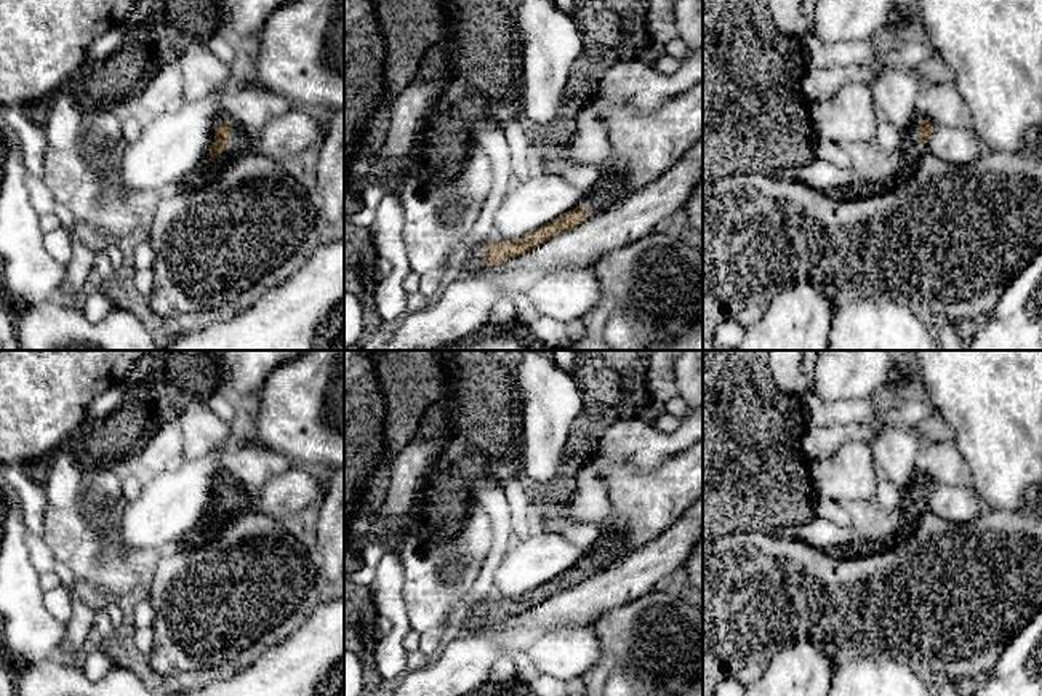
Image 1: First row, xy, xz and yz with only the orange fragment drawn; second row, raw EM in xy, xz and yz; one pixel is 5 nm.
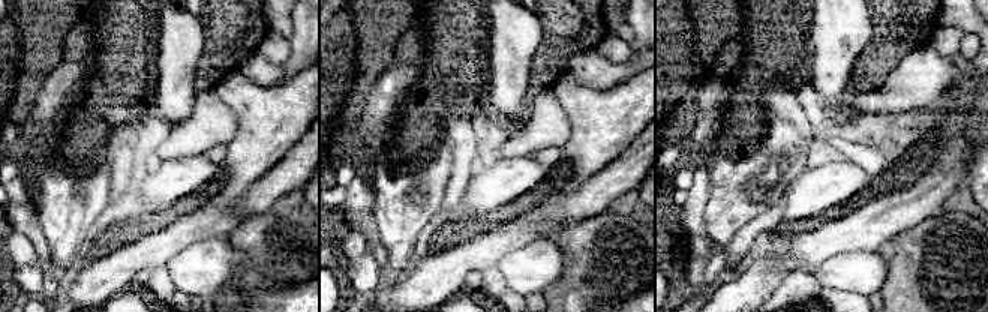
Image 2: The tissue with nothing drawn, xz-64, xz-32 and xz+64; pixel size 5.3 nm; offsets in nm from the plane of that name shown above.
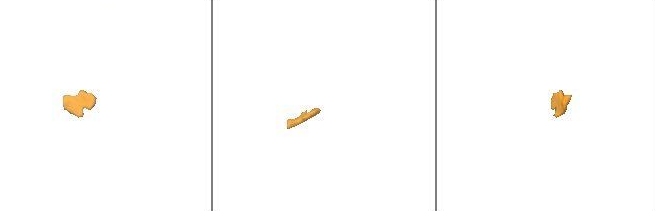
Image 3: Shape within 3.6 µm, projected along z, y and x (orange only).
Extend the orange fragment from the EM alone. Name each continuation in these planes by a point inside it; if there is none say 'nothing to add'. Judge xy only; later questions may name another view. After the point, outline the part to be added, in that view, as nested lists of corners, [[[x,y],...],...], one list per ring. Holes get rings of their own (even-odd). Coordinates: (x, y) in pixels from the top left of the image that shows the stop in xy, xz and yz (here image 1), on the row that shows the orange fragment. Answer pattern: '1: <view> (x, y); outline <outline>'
1: xy (239, 140); outline [[[230,123],[229,128],[229,149],[234,152],[250,152],[251,150],[251,138],[246,130],[238,125]]]

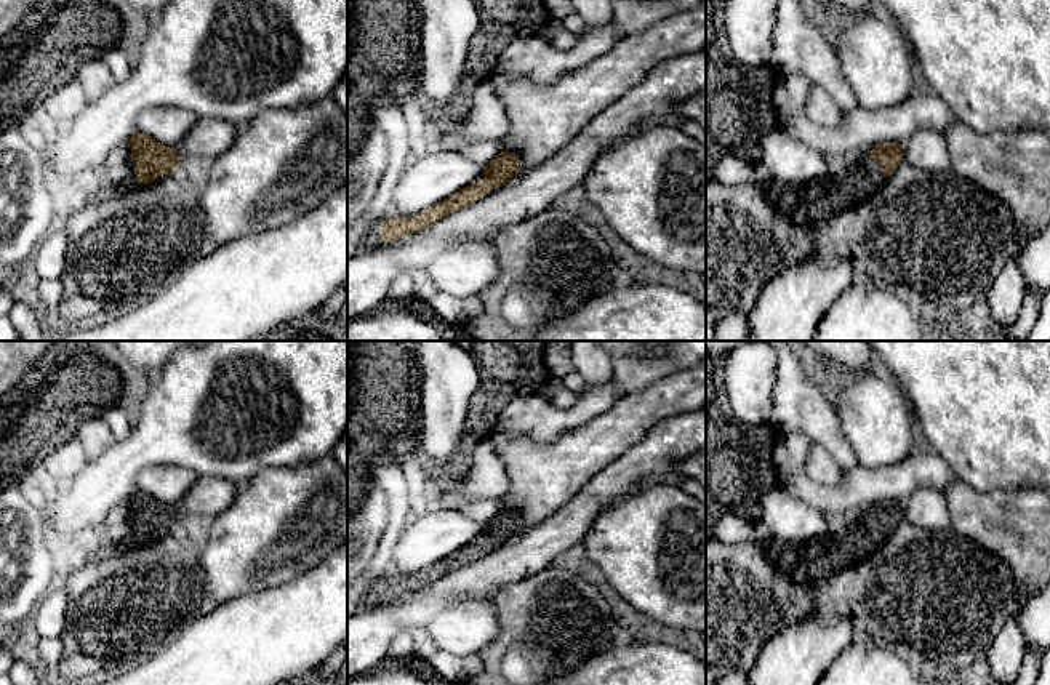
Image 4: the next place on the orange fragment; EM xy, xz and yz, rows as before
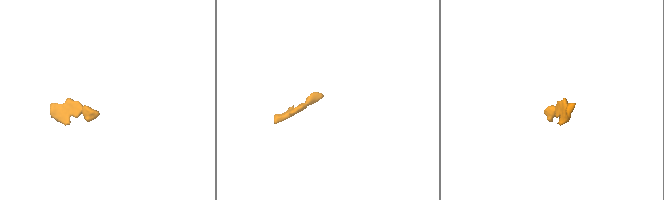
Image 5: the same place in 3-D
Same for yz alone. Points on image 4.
1: yz (812, 204); outline [[[868,154],[850,170],[839,163],[821,181],[799,186],[779,182],[765,190],[765,195],[794,224],[818,226],[872,198],[885,179],[880,165]]]

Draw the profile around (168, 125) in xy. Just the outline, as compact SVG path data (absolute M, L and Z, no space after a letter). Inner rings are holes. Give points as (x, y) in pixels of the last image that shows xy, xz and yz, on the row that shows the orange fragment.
M154 107L138 117L136 131L176 149L197 120L194 112L182 107Z

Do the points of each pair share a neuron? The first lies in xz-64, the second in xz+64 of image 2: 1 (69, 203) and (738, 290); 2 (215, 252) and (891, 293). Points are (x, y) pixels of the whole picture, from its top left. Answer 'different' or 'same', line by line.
1: different
2: different

